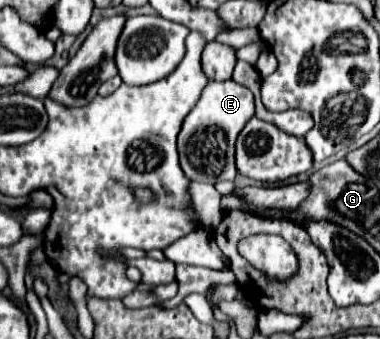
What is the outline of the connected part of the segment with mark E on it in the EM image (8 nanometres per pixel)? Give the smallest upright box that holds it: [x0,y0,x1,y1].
[178,82,254,184]

